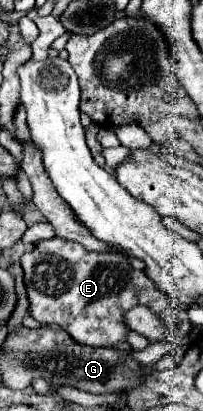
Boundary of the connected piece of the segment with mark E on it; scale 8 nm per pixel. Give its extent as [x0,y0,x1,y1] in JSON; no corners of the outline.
[21,237,169,347]

